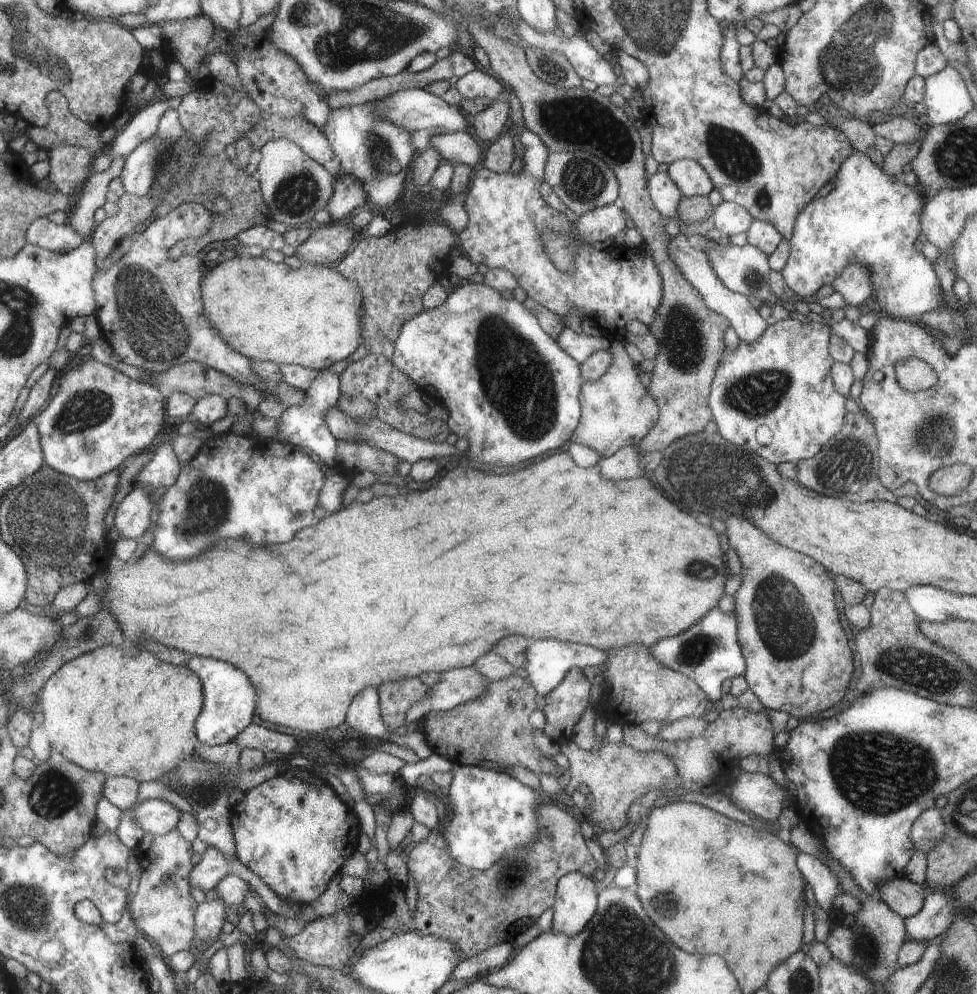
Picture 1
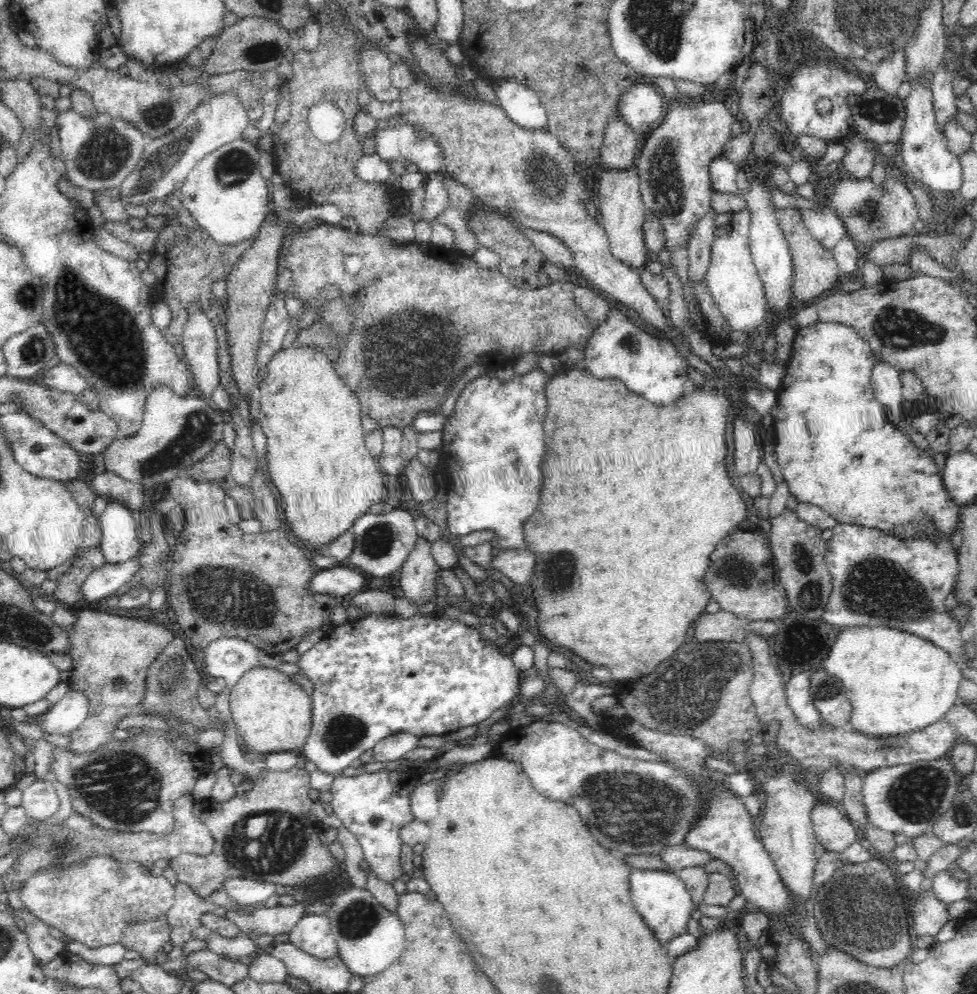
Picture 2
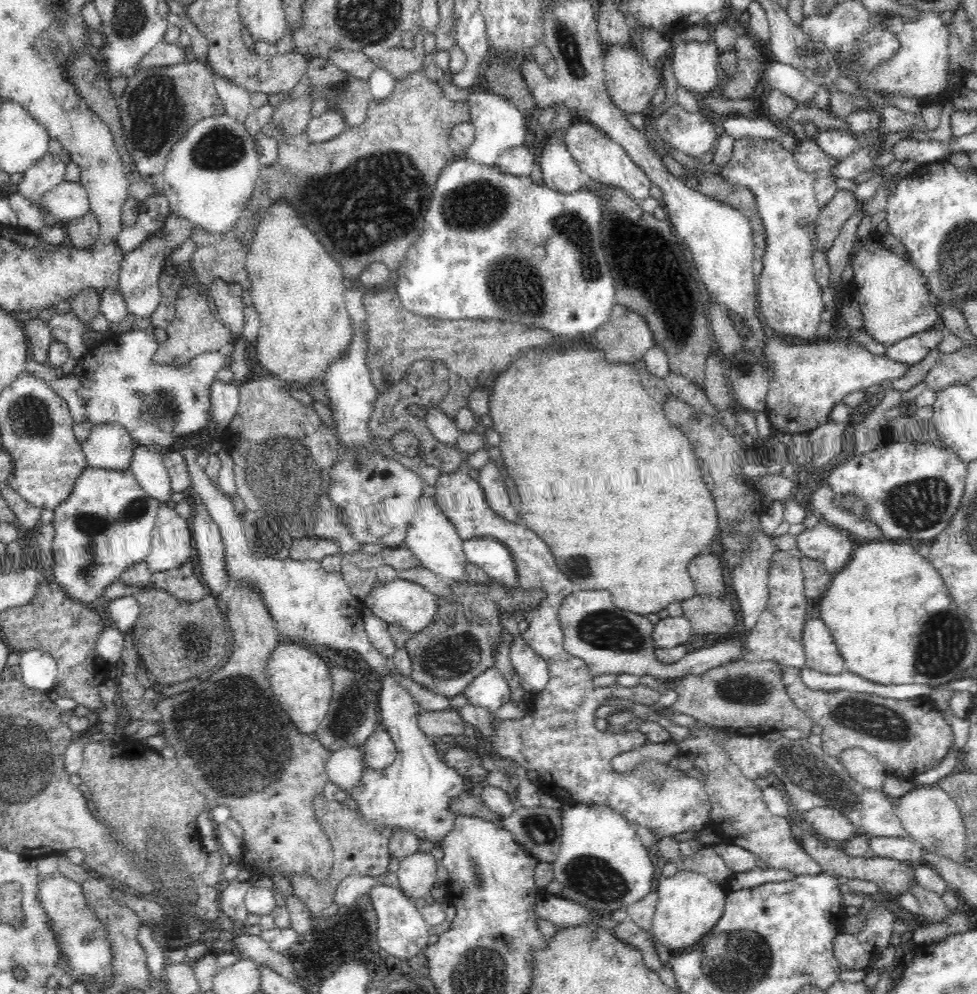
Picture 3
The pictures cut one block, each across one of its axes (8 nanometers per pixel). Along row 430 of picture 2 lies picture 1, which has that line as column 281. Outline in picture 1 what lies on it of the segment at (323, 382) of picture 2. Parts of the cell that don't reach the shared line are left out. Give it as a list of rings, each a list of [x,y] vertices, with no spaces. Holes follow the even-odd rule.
[[[238,256],[226,260],[208,270],[203,282],[204,314],[228,342],[228,347],[250,360],[299,365],[316,371],[328,369],[335,362],[349,358],[362,344],[362,294],[362,288],[354,288],[342,274],[334,272],[332,266],[305,264],[294,269],[264,260],[264,256]]]

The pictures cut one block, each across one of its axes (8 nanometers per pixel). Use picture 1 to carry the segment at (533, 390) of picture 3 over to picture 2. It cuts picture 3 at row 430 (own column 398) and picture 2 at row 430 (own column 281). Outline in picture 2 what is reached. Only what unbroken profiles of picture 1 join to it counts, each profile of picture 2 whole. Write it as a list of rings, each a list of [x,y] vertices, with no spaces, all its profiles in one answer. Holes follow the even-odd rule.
[[[572,368],[560,370],[554,378],[547,383],[545,394],[548,407],[546,407],[546,458],[542,462],[546,470],[542,502],[536,514],[526,522],[524,538],[528,550],[536,554],[536,566],[532,576],[532,590],[538,610],[538,632],[554,646],[568,648],[578,658],[586,660],[592,668],[604,668],[611,674],[611,679],[617,682],[622,680],[638,680],[664,662],[676,649],[686,643],[688,628],[693,626],[700,615],[705,613],[706,605],[711,599],[710,591],[706,589],[705,574],[710,566],[710,554],[716,545],[730,531],[735,530],[748,514],[748,508],[742,500],[742,494],[734,488],[726,468],[726,420],[730,416],[732,407],[724,396],[720,396],[712,387],[695,388],[690,394],[679,399],[676,403],[661,408],[655,408],[638,395],[634,395],[624,388],[619,379],[603,379],[598,381],[582,371]],[[558,554],[568,554],[564,564],[552,564]]]

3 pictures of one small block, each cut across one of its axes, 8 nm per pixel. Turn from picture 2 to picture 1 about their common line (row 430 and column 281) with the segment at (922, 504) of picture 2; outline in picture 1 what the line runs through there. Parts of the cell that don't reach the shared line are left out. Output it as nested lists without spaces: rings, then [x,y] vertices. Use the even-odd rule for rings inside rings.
[[[296,768],[279,775],[245,792],[244,799],[231,808],[235,856],[282,899],[282,903],[310,904],[324,894],[346,858],[357,852],[362,831],[357,815],[334,794],[323,778],[312,771],[302,772]]]

